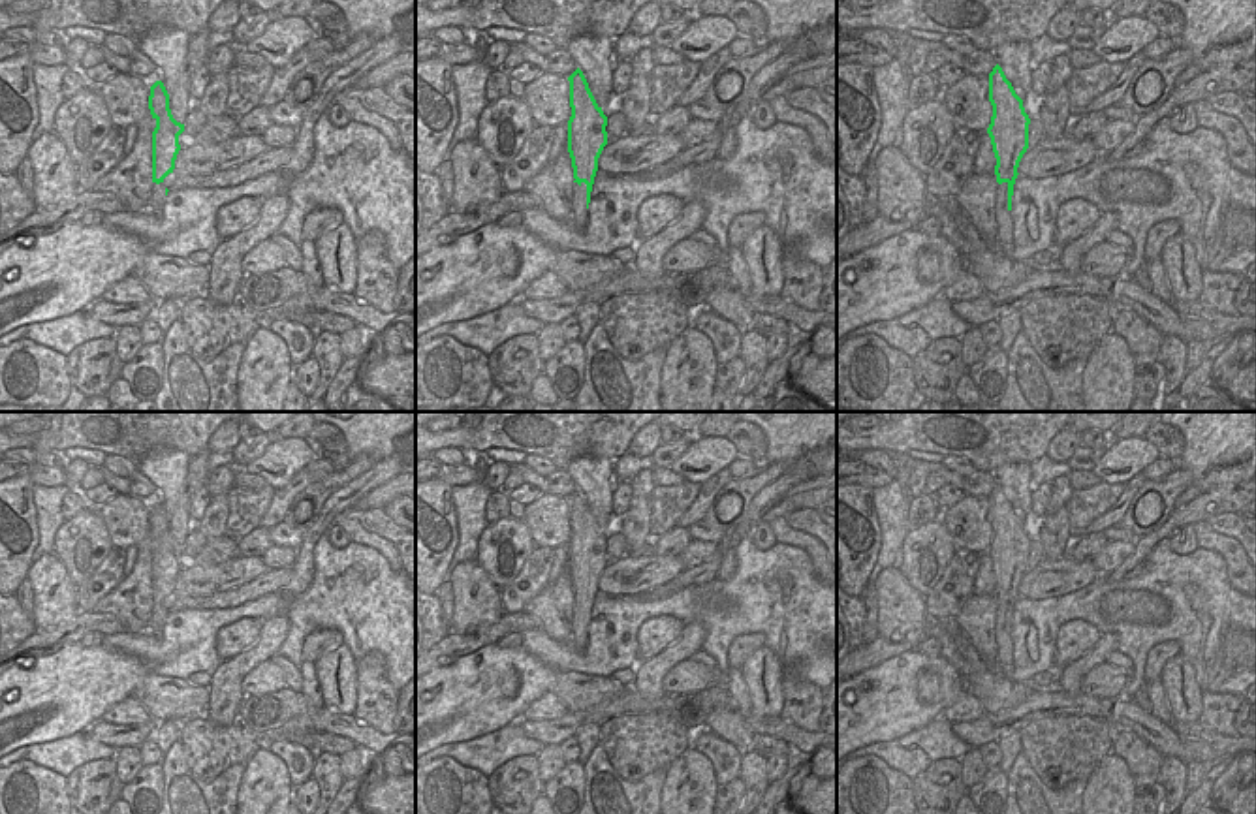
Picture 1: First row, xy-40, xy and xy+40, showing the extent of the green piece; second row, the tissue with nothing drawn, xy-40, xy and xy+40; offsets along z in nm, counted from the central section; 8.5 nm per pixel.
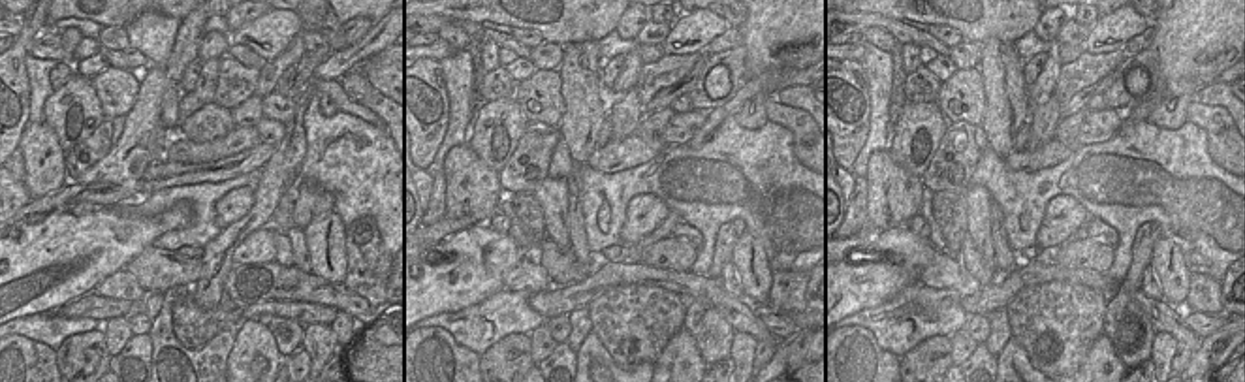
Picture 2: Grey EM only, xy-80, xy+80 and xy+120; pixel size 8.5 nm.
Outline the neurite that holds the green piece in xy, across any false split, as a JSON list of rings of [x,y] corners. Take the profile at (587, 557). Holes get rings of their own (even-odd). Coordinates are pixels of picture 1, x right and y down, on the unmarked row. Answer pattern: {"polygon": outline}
{"polygon": [[[583,493],[570,498],[568,573],[573,588],[572,645],[585,650],[598,579],[607,566],[607,538],[596,524]]]}

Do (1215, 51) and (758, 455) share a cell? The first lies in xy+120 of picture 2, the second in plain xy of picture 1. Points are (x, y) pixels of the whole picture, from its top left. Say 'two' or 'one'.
two

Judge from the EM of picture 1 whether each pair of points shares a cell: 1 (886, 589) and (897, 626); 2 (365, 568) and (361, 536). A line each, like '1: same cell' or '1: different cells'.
1: same cell
2: different cells

